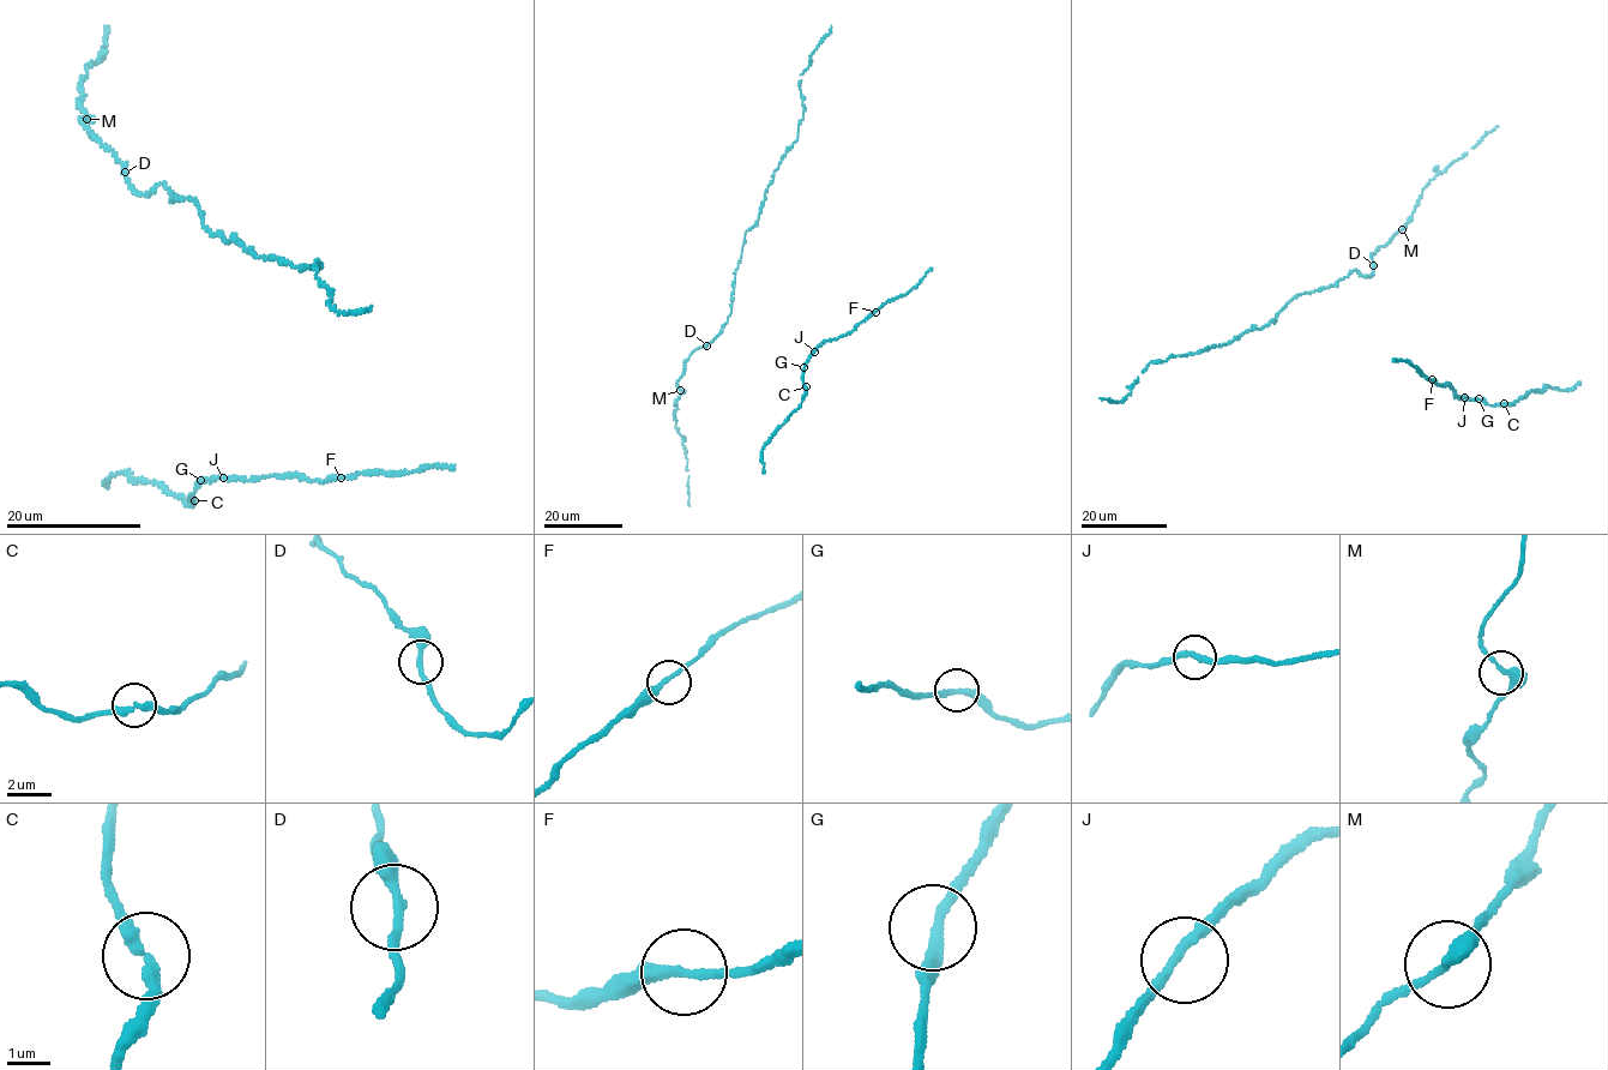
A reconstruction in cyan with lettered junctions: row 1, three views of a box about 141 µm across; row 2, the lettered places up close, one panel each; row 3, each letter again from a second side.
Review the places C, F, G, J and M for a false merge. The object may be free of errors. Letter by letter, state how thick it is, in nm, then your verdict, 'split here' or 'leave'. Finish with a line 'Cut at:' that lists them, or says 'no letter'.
C: 300 nm thick; leave
F: 240 nm thick; leave
G: 280 nm thick; leave
J: 240 nm thick; leave
M: 280 nm thick; leave
Cut at: no letter

